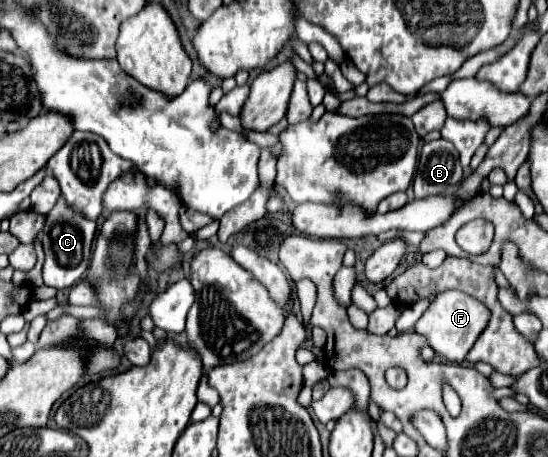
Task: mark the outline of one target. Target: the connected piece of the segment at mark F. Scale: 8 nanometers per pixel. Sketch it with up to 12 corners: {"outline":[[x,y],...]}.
{"outline":[[444,291],[414,331],[450,363],[462,363],[490,309]]}

